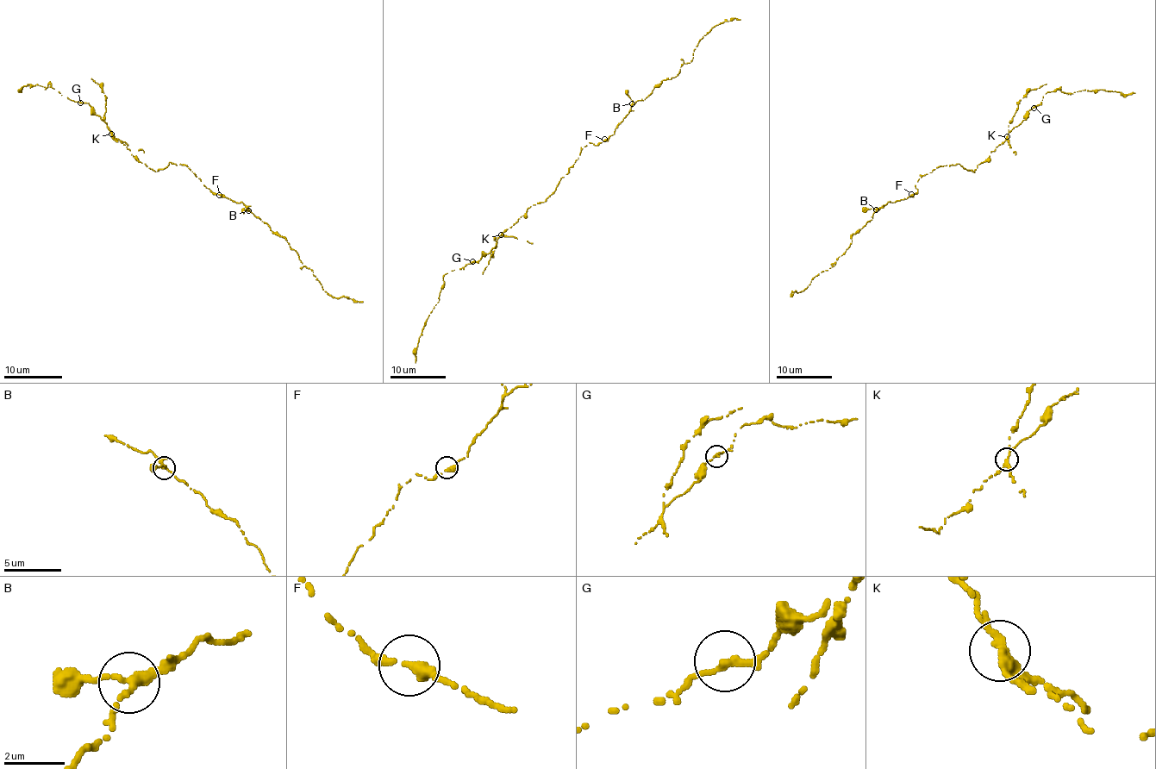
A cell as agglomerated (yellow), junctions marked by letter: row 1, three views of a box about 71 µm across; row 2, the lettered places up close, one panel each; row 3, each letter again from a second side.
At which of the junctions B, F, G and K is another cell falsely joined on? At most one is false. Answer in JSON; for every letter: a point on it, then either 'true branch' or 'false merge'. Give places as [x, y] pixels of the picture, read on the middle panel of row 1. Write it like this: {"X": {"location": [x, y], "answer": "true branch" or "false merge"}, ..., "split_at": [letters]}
{"B": {"location": [632, 103], "answer": "true branch"}, "F": {"location": [604, 139], "answer": "true branch"}, "G": {"location": [472, 261], "answer": "true branch"}, "K": {"location": [501, 234], "answer": "false merge"}, "split_at": ["K"]}

